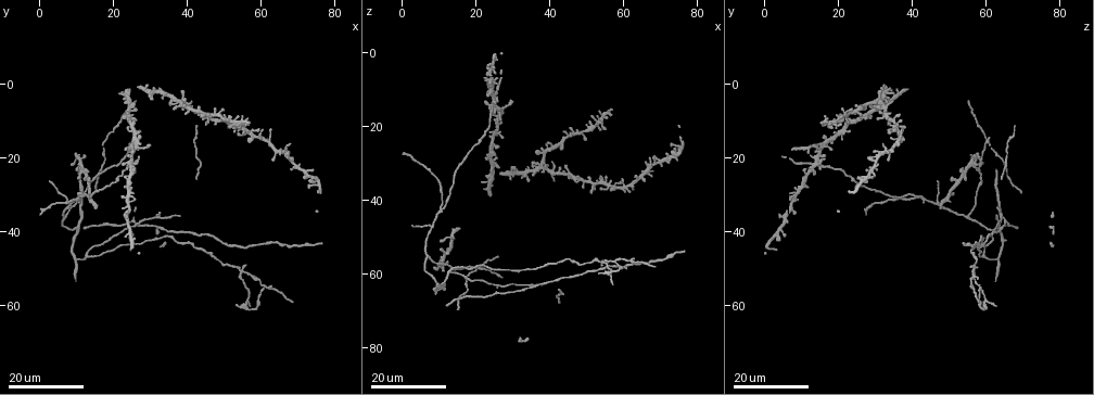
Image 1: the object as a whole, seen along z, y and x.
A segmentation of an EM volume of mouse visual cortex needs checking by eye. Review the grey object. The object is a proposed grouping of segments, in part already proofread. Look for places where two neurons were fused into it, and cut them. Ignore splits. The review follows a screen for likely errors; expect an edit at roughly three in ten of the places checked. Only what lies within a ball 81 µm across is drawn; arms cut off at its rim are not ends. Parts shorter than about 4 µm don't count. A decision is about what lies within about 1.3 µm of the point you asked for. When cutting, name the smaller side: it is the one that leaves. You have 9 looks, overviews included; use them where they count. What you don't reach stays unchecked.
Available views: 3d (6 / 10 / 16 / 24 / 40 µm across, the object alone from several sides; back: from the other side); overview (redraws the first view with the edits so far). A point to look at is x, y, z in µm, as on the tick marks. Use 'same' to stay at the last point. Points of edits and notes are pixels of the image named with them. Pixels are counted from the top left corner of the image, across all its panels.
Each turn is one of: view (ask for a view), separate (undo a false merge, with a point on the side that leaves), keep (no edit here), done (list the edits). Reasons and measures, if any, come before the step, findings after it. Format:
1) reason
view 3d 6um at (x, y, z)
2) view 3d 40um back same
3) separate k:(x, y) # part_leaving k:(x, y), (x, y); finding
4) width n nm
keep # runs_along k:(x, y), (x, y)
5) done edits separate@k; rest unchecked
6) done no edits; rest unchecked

side arm on a straight run
view 3d 24um at (26.5, 38.0, 63.5)

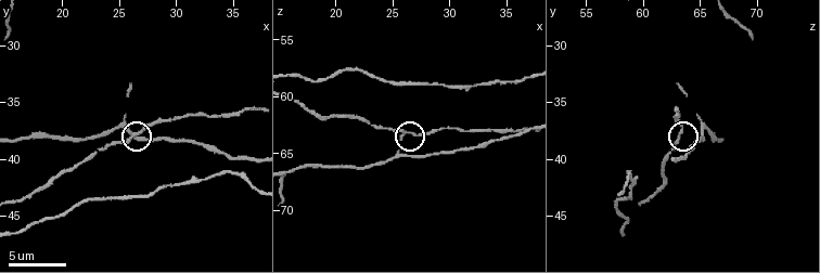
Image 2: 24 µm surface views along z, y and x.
view 3d 6um at (26.8, 37.8, 63.4)

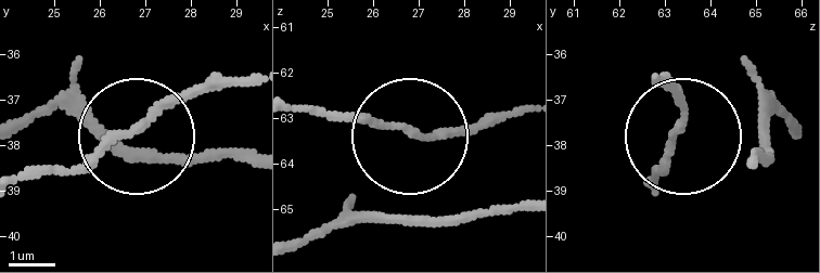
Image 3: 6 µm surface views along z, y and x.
arms 3
keep # runs_along 3:(23, 179), (81, 171), (187, 101), (253, 74); one neuron here

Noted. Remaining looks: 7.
thick turns thin
view 3d 16um at (41.5, 15.5, 66.0)

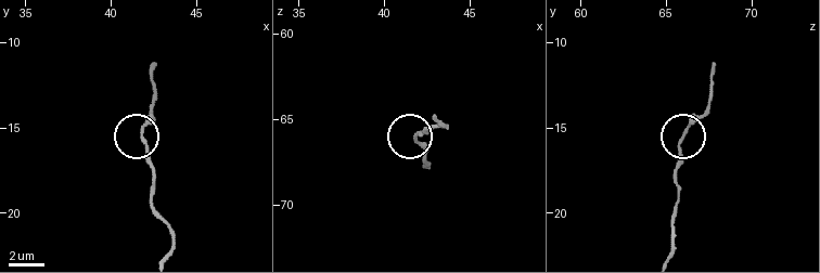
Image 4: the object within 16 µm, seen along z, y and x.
zoom in
view 3d 6um at (41.8, 15.7, 65.9)

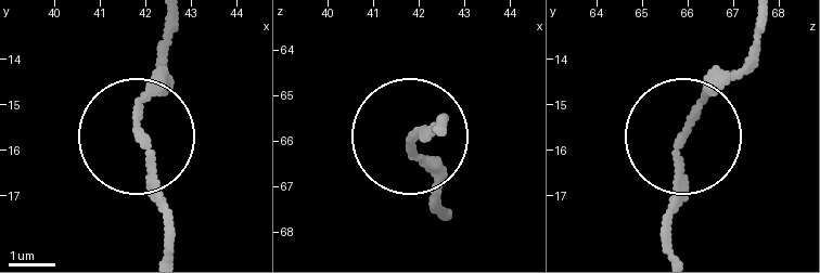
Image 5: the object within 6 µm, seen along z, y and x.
keep # all the same neuron

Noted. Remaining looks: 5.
a fork
view 3d 24um at (11.0, 30.0, 42.5)

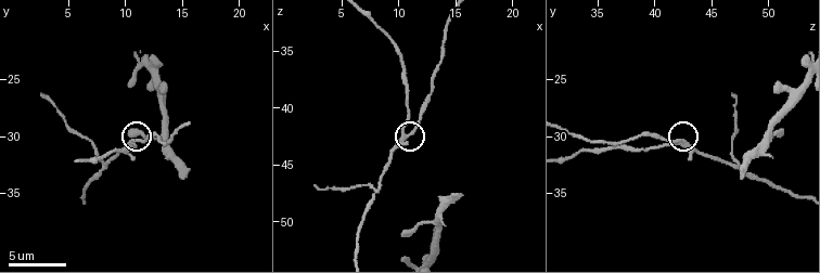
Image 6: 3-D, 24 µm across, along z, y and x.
view 3d 10um at (10.2, 30.4, 42.4)

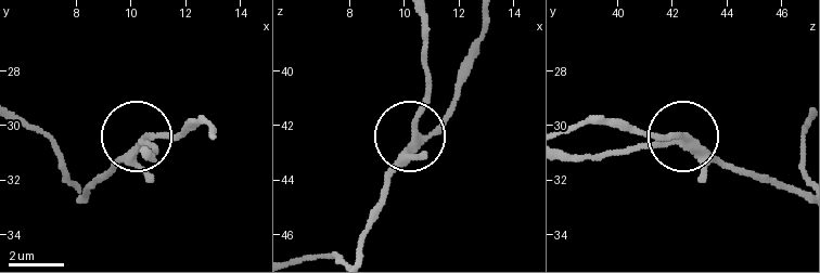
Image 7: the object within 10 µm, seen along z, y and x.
keep # runs_along 7:(487, 23), (458, 100), (418, 135), (424, 47); all the same neuron

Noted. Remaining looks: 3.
looks like a crossing
view 3d 16um at (25.0, 22.5, 13.0)

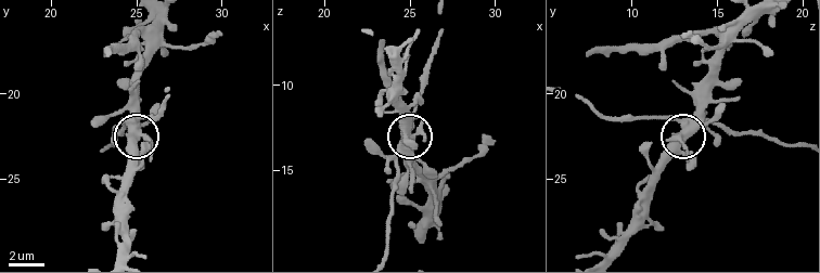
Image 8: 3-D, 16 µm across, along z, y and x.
zoom in
view 3d 6um at (24.9, 22.0, 13.1)

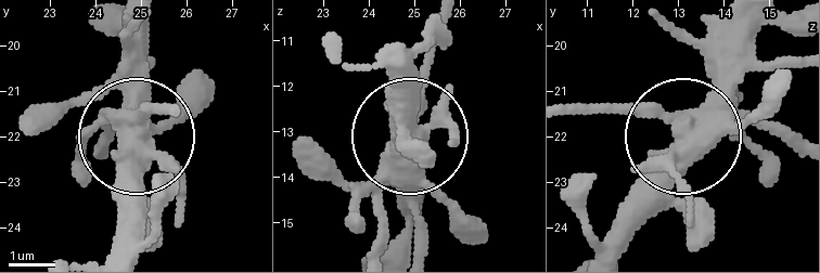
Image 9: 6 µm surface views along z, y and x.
side_arm 10 um; arms 5
keep # one neuron here

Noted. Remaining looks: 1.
done no edits; rest unchecked

